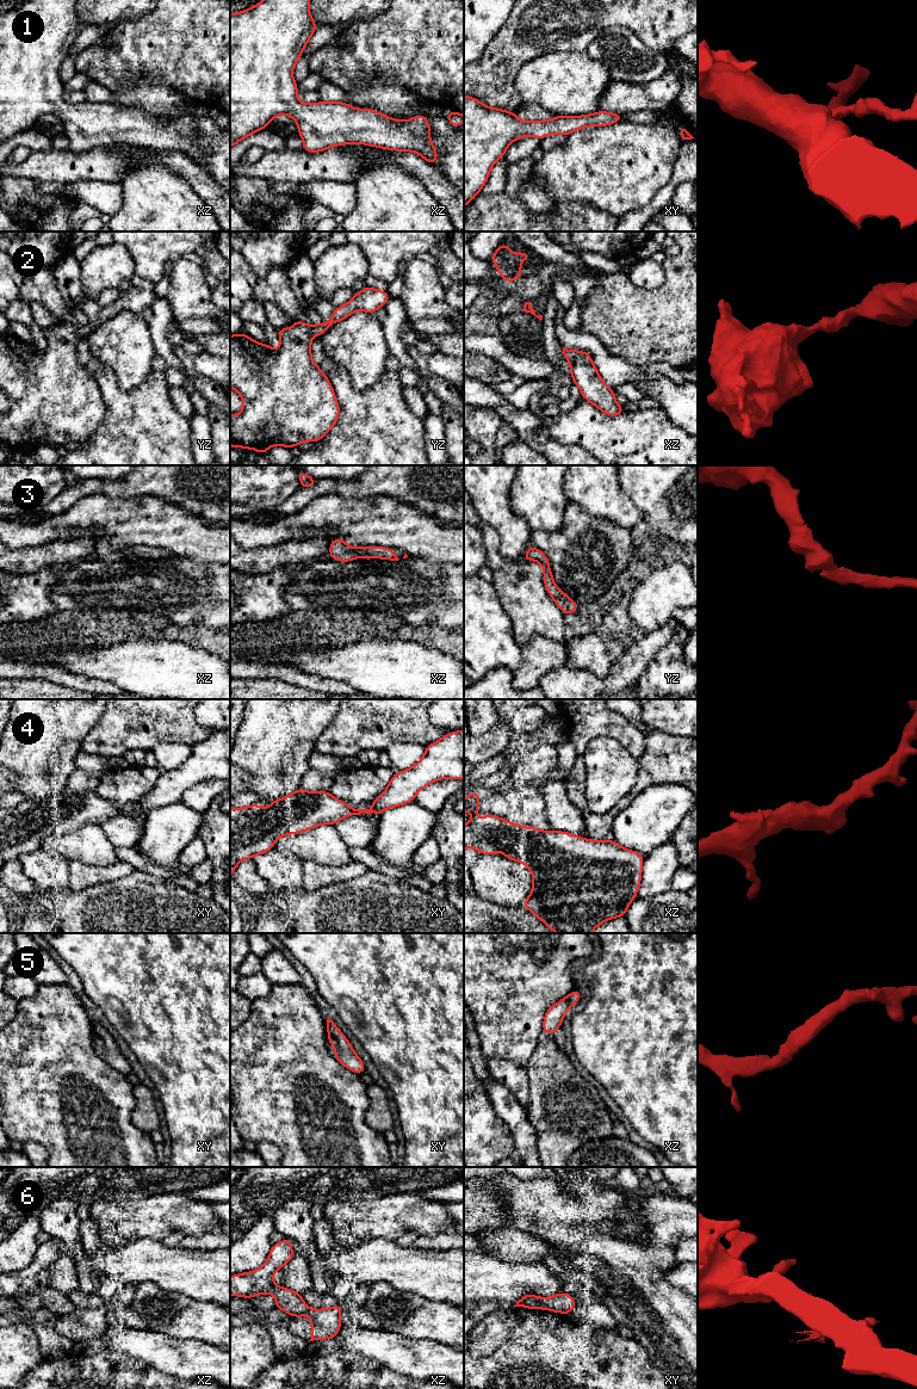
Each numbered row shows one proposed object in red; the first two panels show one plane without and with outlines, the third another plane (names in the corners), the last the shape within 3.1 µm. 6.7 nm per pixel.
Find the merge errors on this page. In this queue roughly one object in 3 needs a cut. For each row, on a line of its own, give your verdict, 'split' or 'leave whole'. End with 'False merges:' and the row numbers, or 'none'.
1: leave whole
2: leave whole
3: leave whole
4: leave whole
5: leave whole
6: split
False merges: 6

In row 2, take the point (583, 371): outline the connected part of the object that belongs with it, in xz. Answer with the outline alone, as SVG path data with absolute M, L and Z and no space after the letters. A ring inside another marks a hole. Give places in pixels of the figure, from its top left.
M563 347L565 359L571 364L570 375L582 393L583 400L589 401L608 416L626 413L615 401L615 391L609 389L600 377L593 359L585 351Z

